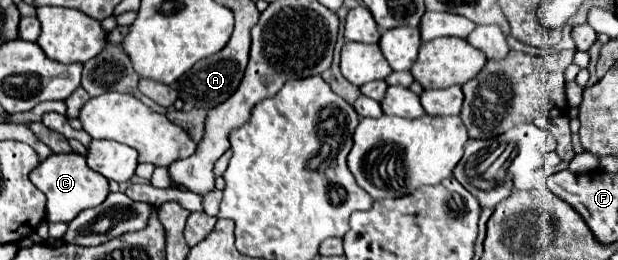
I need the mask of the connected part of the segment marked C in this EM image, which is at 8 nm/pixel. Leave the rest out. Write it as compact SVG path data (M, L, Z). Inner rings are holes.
M63 153L63 155L49 155L45 161L41 161L29 175L31 183L45 193L47 197L47 207L45 207L45 219L49 223L67 223L75 215L79 215L83 209L97 207L103 203L103 199L109 193L107 179L93 171L87 163L85 157L79 153Z

